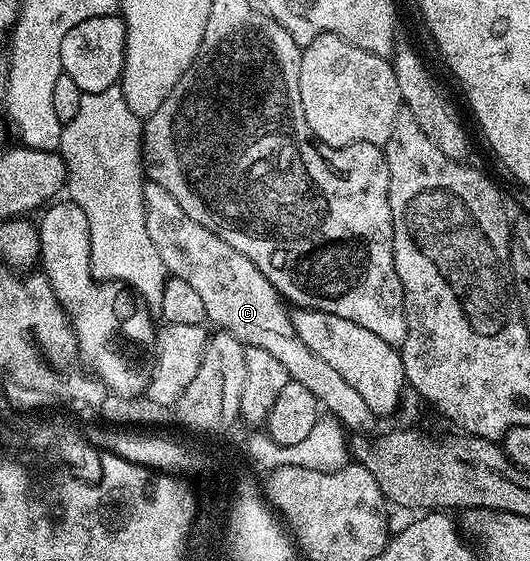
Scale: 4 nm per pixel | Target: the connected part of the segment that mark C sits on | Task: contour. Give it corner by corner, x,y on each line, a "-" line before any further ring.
146,182
143,206
147,234
163,261
166,273
182,278
198,292
206,319
211,324
213,322
222,331
231,333
246,347
265,349
274,355
283,363
290,379
307,386
318,403
350,433
367,436
375,432
377,417
367,402
323,358
307,350
303,340
295,334
292,315
284,299
246,255
188,217
183,206
179,206
163,186

